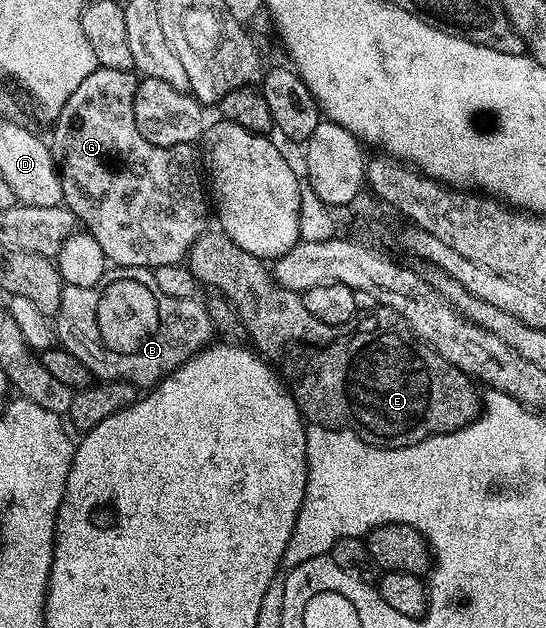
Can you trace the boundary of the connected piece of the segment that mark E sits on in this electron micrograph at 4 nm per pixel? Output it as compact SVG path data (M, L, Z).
M206 229L199 240L195 240L187 255L187 265L202 287L210 286L223 297L229 298L225 300L235 311L235 318L237 314L238 320L249 333L248 341L262 355L273 354L272 361L280 377L297 401L302 415L310 423L350 430L367 444L394 450L436 434L457 430L477 417L479 394L477 398L474 381L462 370L443 360L439 352L435 352L416 336L404 338L393 330L365 330L353 338L354 327L348 325L336 331L337 338L321 346L323 327L319 320L315 320L315 316L311 316L311 312L307 312L301 303L301 294L274 282L270 271L266 267L264 270L261 267L264 265L255 256L251 256L251 252L243 252L243 248L239 248L239 244L235 244L220 229Z

